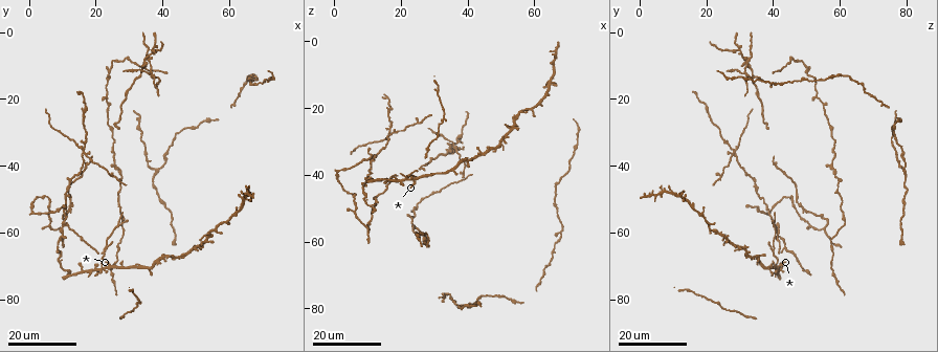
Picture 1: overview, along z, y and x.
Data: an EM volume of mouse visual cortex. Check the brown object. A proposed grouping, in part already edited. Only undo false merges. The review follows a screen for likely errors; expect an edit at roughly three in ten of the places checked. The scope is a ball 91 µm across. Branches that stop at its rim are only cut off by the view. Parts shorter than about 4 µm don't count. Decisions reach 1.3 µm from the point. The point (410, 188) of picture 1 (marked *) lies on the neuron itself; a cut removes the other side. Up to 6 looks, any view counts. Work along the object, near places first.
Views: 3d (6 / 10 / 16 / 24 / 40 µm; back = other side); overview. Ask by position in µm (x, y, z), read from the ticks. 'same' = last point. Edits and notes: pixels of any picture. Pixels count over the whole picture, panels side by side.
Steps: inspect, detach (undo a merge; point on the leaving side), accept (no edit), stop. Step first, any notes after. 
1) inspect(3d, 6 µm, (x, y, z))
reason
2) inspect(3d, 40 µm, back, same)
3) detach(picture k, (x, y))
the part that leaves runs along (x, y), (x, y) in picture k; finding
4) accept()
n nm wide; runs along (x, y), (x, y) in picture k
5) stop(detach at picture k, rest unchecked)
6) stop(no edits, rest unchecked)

inspect(3d, 16 µm, (21.5, 71.0, 41.0))
four or more arms meet

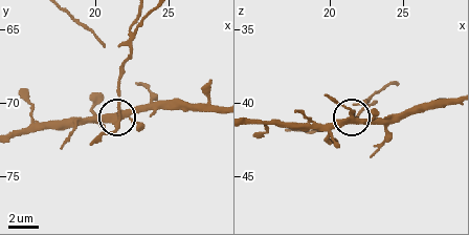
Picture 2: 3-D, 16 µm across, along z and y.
inspect(3d, 10 µm, (21.6, 71.0, 40.6))

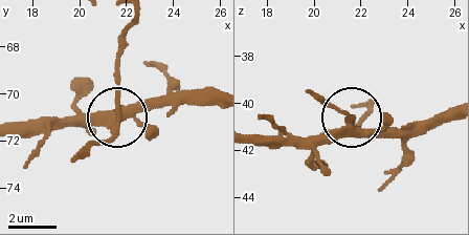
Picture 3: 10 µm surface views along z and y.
detach(picture 3, (119, 92))
5 arms; the part that leaves runs along (114, 122), (114, 76), (129, 22) in picture 3; two neurons meet here

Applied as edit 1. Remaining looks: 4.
inspect(overview)

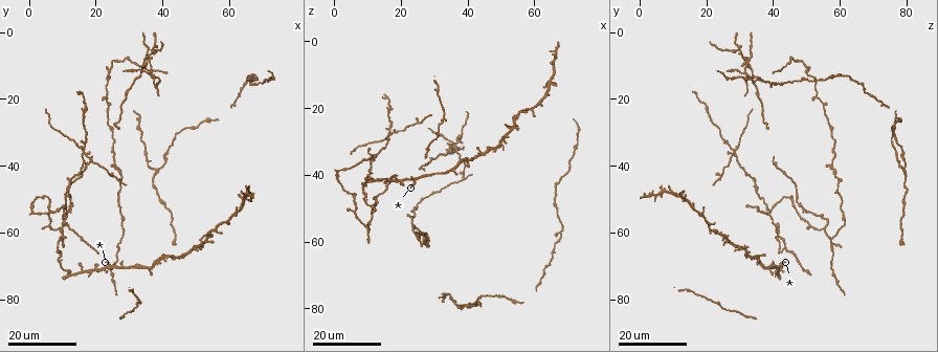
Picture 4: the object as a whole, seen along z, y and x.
inspect(3d, 24 µm, (10.0, 58.0, 40.5))
branch point

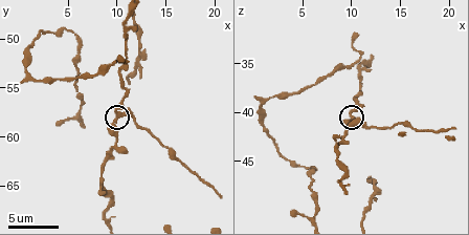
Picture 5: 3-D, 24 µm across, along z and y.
inspect(3d, 6 µm, (10.0, 58.0, 40.4))

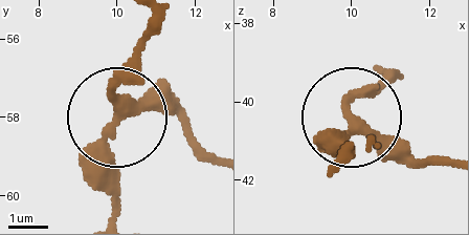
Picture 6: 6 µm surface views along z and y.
accept()
side arm 22 µm; 3 arms; all the same neuron

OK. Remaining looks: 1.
stop(detach at picture 3, rest unchecked)

